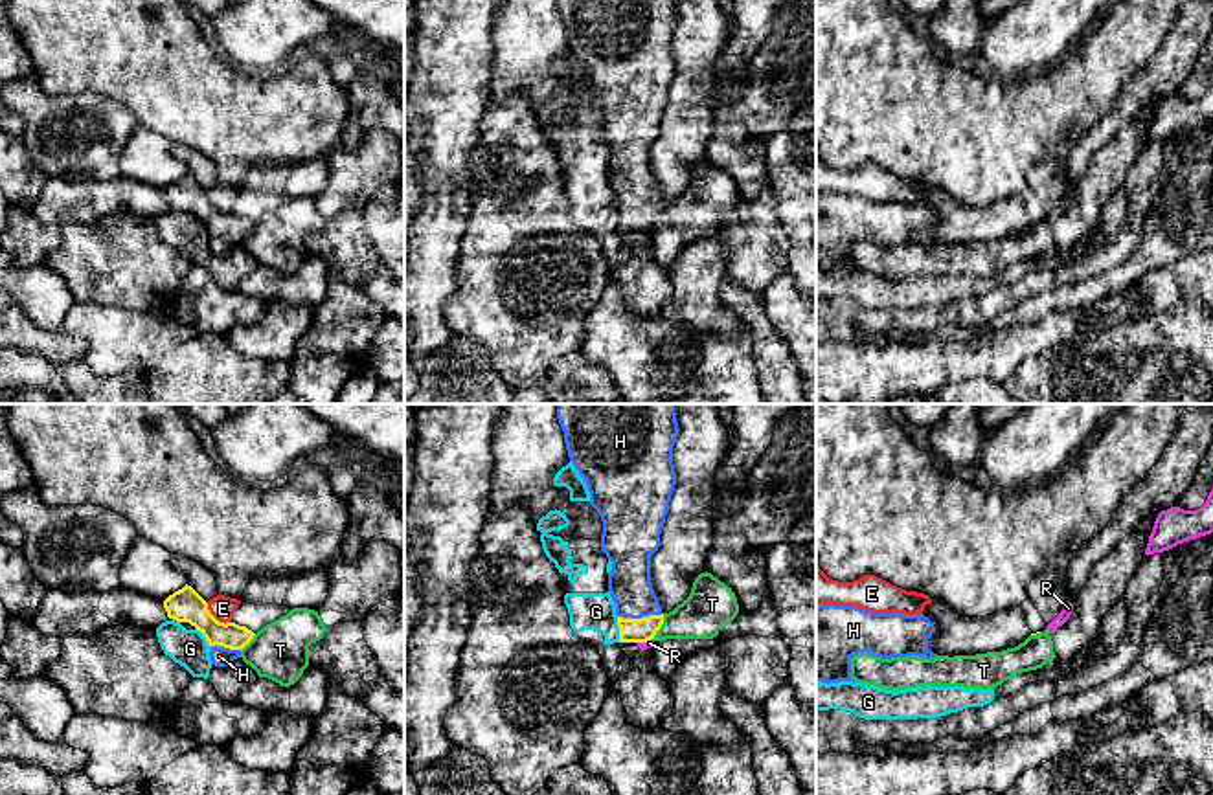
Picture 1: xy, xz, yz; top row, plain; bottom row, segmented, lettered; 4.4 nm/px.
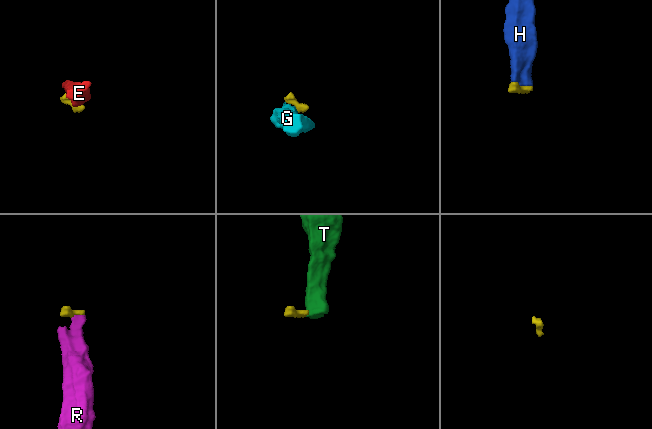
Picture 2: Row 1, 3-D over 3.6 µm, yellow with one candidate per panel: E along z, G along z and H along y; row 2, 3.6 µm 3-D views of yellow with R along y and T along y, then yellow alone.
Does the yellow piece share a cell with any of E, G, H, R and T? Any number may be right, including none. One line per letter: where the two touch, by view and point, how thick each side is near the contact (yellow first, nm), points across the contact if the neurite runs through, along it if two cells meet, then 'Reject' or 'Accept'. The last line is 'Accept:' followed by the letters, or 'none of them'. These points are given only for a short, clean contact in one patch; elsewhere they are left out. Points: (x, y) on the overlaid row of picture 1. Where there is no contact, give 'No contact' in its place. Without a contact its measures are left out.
E: Touches yellow at xy (214, 617). Thickness 150 nm (yellow) against 110 nm. Boundary: xy (206, 603), (206, 608), (219, 621), (230, 623). Reject
G: Touches yellow at xz (620, 630). Thickness 110 nm (yellow) against 160 nm. Boundary: xz (616, 617), (620, 641). Reject
H: Touches yellow at xz (642, 617). Thickness 110 nm (yellow) against 190 nm. Path across: xz (631, 630), (642, 617), (629, 582). Accept
R: Touches yellow at xz (644, 641). Thickness 110 nm (yellow) against 30 nm. Path across: xz (631, 630), (644, 641), (649, 643). Accept
T: Touches yellow at xz (660, 627). Thickness 110 nm (yellow) against 200 nm. Boundary: xz (664, 614), (664, 623), (653, 638). Reject
Accept: H, R

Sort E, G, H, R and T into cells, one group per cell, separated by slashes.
E / G / H R / T

